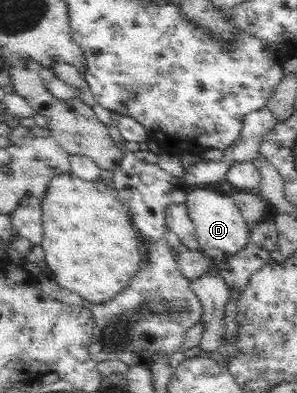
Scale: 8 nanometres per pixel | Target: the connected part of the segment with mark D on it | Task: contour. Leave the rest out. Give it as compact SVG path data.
M191 186L185 193L183 206L191 218L200 250L206 257L224 260L235 255L248 241L251 226L243 219L238 206L231 196L221 194L203 186Z

